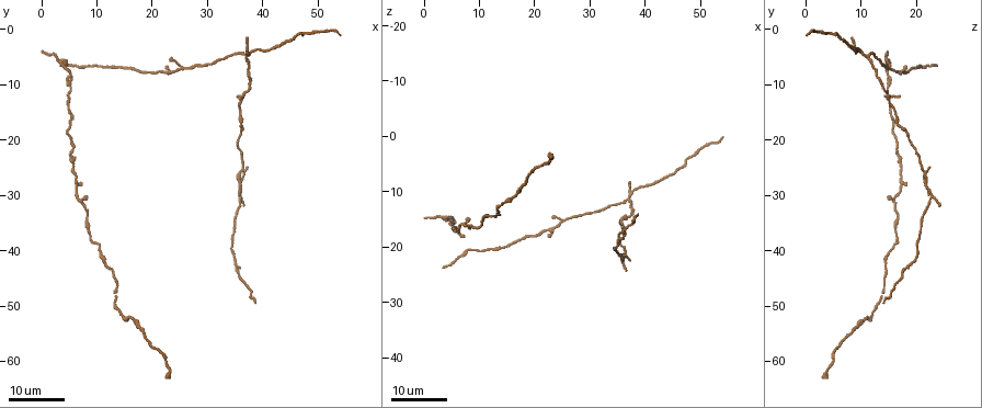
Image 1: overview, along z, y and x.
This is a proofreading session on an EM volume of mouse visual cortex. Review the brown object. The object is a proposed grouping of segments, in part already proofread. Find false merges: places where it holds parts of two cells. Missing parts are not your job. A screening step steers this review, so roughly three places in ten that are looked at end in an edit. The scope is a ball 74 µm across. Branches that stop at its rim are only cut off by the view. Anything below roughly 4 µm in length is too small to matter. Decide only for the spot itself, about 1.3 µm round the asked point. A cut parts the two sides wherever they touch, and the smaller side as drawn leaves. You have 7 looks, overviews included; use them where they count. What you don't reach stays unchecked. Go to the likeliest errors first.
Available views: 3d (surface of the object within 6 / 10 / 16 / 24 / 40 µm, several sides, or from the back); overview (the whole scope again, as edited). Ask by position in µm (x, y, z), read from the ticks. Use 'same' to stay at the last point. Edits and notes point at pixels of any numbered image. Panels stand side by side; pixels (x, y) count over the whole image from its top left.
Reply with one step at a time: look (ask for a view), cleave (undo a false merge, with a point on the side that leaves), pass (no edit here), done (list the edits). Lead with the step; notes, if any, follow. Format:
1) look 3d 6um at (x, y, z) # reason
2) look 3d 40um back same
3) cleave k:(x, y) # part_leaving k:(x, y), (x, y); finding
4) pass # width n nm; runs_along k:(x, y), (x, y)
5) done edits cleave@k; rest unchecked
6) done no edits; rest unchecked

look 3d 24um at (37.5, 5.0, 11.0) # three-way junction

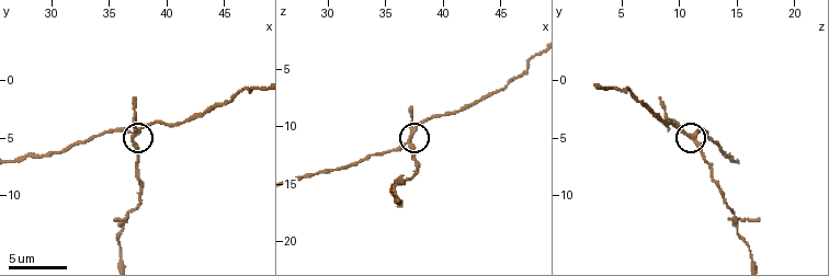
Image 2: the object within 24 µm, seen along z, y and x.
look 3d 10um at (37.0, 5.0, 11.0)

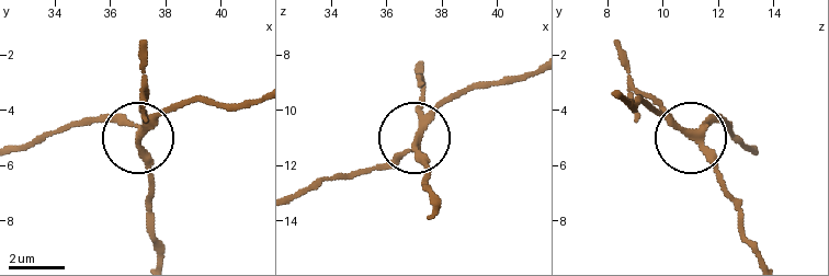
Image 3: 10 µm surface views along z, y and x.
cleave 3:(150, 160) # width 210 nm; part_leaving 3:(145, 133), (159, 257); two cells meet here

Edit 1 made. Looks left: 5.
look 3d 24um at (8.0, 6.5, 21.0)

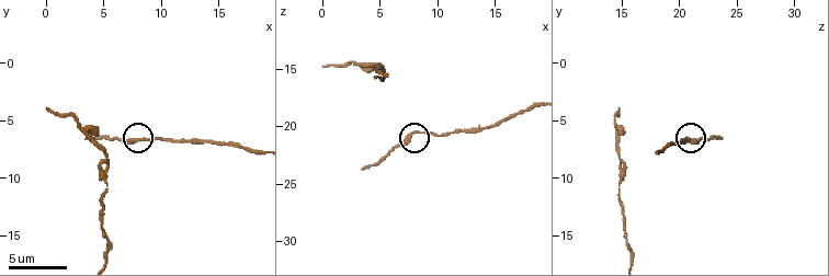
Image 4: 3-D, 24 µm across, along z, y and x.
look 3d 6um at (8.0, 6.6, 20.6)

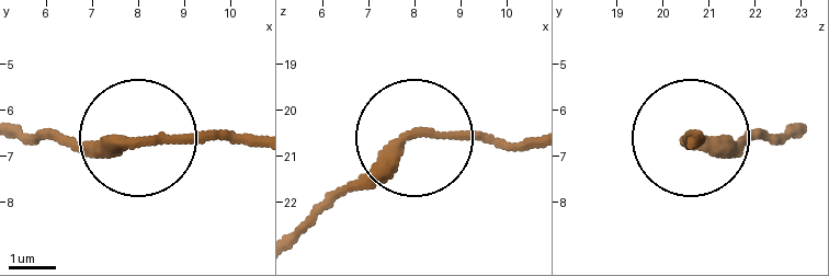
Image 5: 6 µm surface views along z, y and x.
look 3d 6um back at (7.70, 6.75, 20.65) # from behind

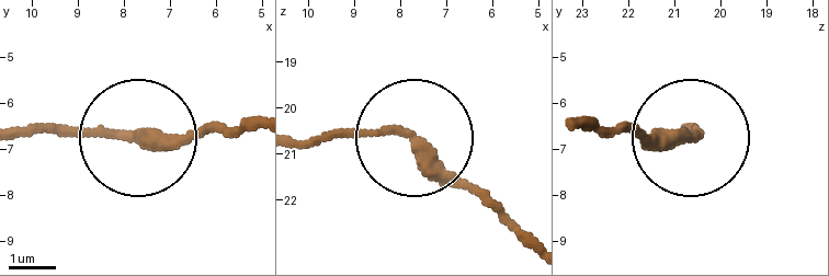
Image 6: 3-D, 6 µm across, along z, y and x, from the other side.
pass # side_arm 6 um; continuous, no second cell

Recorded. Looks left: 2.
look 3d 24um at (17.0, 53.0, 10.0) # sudden change in width

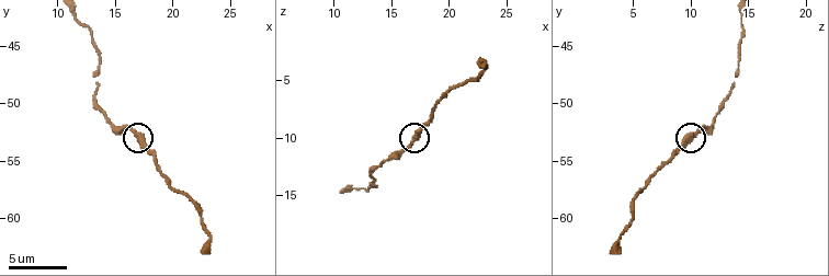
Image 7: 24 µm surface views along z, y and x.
look 3d 10um at (17.0, 52.6, 10.2) # closer look

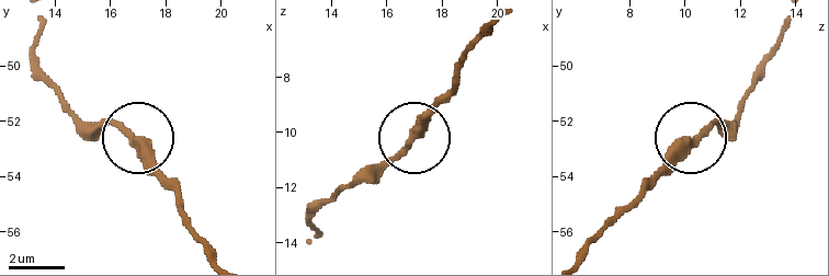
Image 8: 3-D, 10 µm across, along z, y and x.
pass # continuous, no second cell

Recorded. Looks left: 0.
done edits cleave@3; rest unchecked

